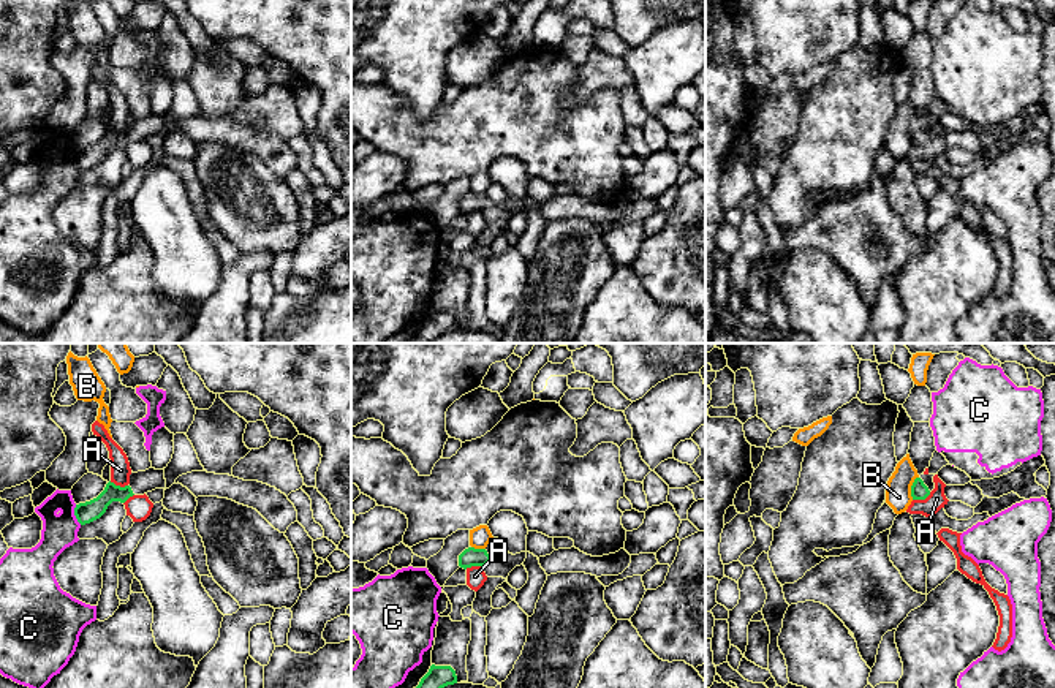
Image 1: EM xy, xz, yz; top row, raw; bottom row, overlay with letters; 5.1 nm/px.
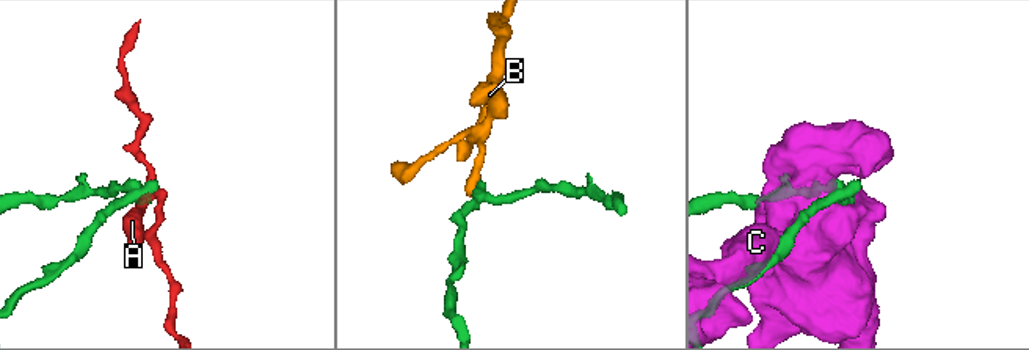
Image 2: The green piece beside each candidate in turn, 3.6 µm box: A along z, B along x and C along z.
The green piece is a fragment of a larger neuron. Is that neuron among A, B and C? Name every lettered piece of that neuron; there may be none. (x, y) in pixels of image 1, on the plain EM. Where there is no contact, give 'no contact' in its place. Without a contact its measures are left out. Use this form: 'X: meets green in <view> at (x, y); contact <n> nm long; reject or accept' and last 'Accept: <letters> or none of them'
A: meets green in yz at (921, 144); contact 100 nm long; reject
B: meets green in yz at (911, 133); contact 120 nm long; reject
C: meets green in xy at (75, 160); contact 110 nm long; reject
Accept: none of them

